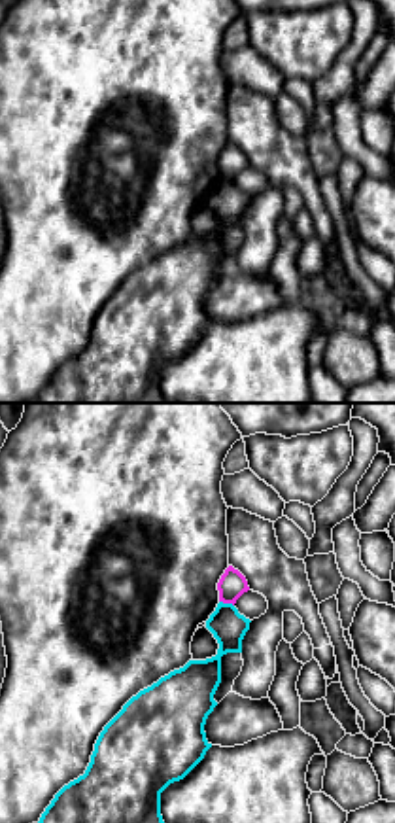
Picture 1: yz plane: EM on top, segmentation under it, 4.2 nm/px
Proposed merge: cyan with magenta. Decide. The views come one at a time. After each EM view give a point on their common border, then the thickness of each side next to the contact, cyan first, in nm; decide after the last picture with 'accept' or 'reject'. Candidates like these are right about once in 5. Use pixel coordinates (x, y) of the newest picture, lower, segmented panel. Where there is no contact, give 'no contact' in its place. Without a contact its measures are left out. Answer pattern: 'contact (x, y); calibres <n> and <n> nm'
contact (227, 604); calibres 150 and 120 nm

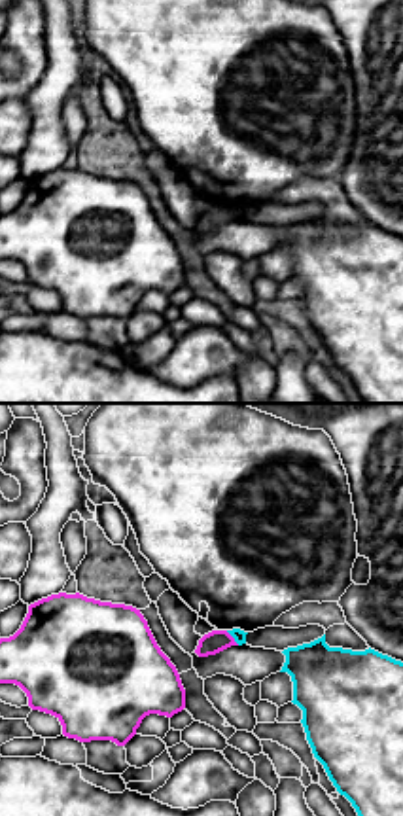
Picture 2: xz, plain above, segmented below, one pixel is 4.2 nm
contact (233, 637); calibres 50 and 90 nm

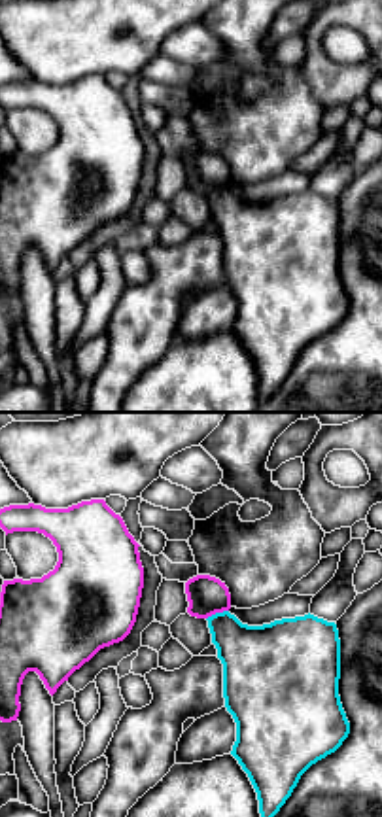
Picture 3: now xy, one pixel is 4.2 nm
contact (216, 613); calibres 280 and 160 nm

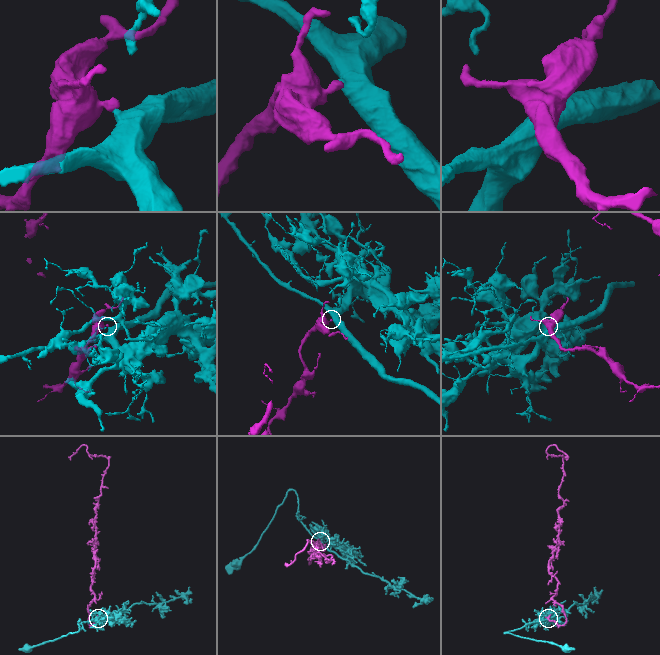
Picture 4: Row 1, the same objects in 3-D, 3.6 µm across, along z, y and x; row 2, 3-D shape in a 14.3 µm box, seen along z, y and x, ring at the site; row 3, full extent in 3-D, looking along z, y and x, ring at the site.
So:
reject

